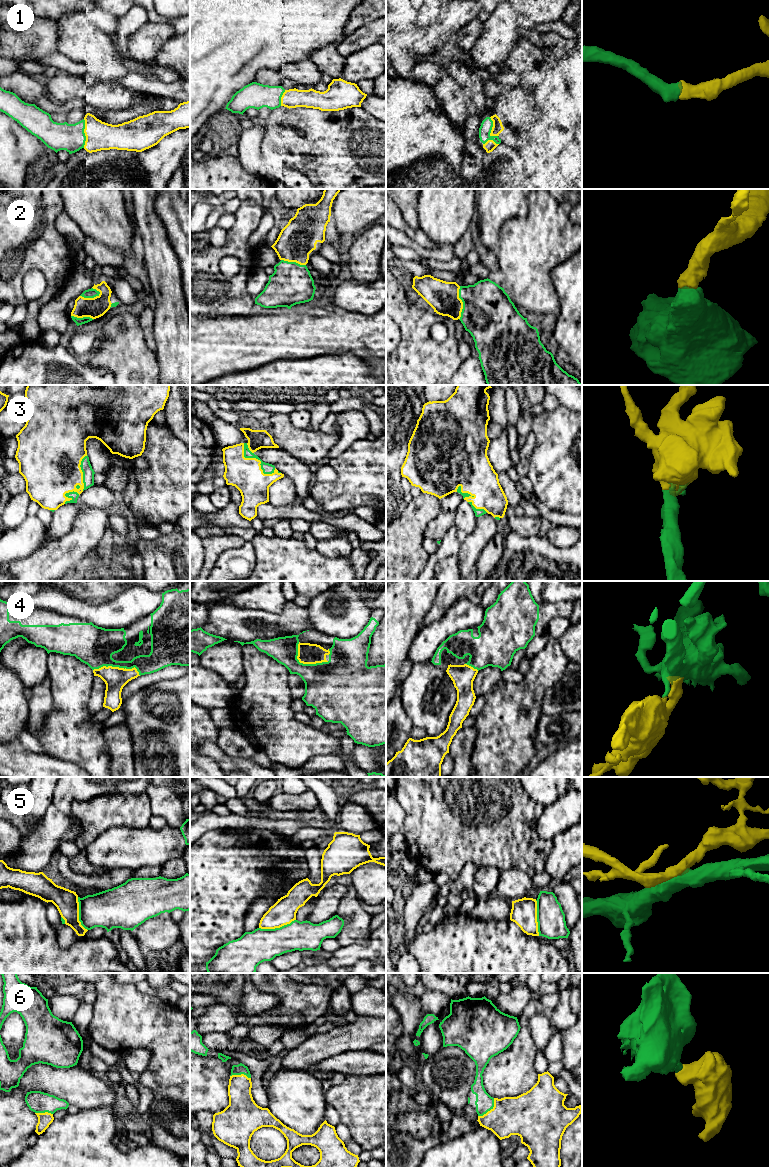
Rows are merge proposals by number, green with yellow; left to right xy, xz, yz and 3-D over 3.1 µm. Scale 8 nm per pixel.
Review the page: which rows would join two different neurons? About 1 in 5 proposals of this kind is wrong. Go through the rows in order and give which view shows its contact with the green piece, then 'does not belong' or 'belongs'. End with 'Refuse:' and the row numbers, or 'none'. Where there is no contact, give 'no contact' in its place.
1: contact in xy; belongs
2: contact in yz; belongs
3: contact in xz; belongs
4: contact in xy; belongs
5: contact in xz; does not belong
6: contact in yz; belongs
Refuse: 5

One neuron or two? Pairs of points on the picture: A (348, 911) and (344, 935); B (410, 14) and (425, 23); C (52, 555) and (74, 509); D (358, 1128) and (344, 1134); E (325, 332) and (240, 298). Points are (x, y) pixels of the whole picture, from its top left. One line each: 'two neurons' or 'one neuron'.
A: one neuron
B: two neurons
C: two neurons
D: two neurons
E: two neurons

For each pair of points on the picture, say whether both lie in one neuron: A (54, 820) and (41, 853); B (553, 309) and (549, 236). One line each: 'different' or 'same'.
A: same
B: same

